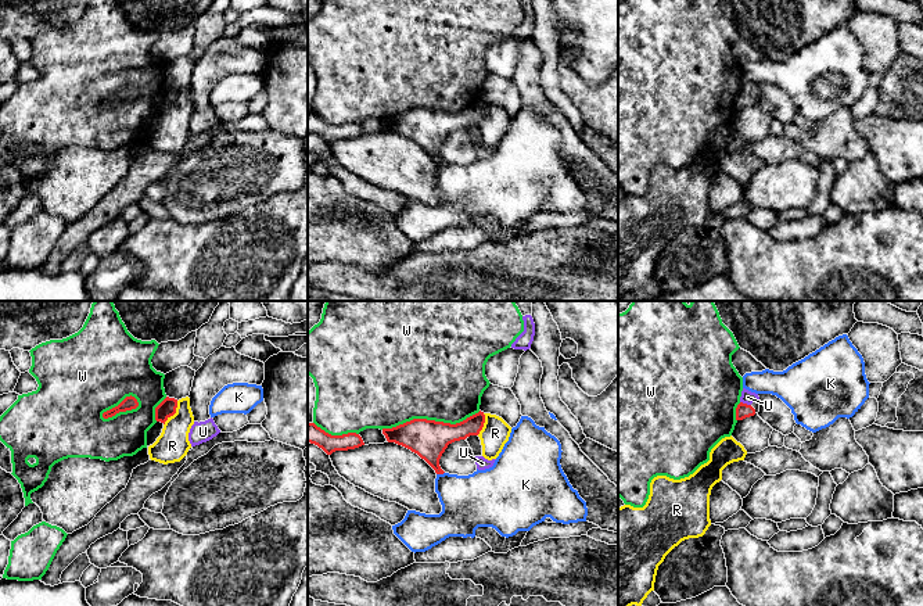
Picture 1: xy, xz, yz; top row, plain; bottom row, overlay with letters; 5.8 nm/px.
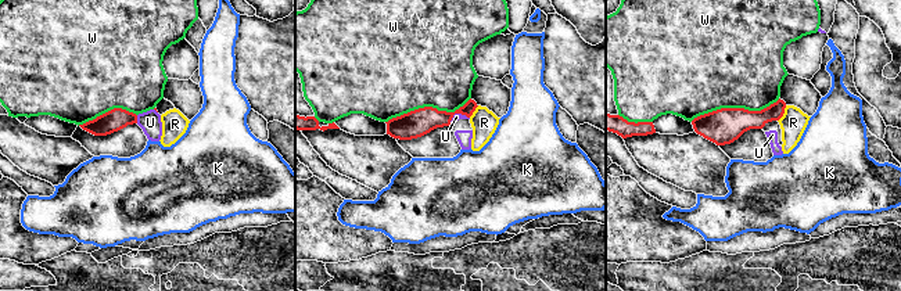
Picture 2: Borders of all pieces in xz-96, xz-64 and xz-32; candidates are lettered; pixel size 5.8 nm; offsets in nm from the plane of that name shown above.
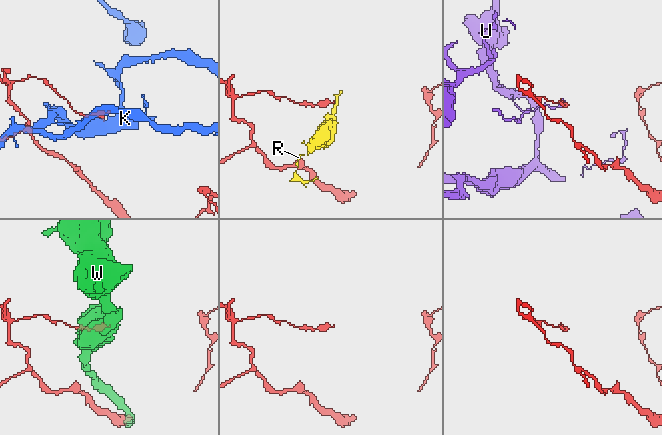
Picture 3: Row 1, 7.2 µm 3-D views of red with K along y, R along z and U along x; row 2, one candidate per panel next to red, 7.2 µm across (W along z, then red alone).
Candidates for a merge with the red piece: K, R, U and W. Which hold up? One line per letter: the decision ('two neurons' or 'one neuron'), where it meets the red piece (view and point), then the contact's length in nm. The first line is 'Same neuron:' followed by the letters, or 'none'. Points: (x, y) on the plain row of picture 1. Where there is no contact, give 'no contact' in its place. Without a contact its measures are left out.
Same neuron: none
K: two neurons | xz (440, 162) | 50 nm
R: two neurons | xy (173, 103) | 170 nm
U: two neurons | yz (746, 93) | 70 nm
W: two neurons | xz (430, 110) | 600 nm

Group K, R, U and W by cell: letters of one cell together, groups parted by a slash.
K / R / U / W

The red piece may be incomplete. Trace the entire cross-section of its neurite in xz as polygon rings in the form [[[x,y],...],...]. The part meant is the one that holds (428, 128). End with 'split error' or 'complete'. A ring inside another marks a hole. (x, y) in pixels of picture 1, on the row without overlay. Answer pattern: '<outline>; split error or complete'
[[[478,101],[466,110],[450,114],[443,111],[413,108],[392,118],[383,118],[388,132],[402,135],[424,148],[437,164],[445,161],[439,148],[449,133],[478,125],[485,112],[484,101]]]; complete

